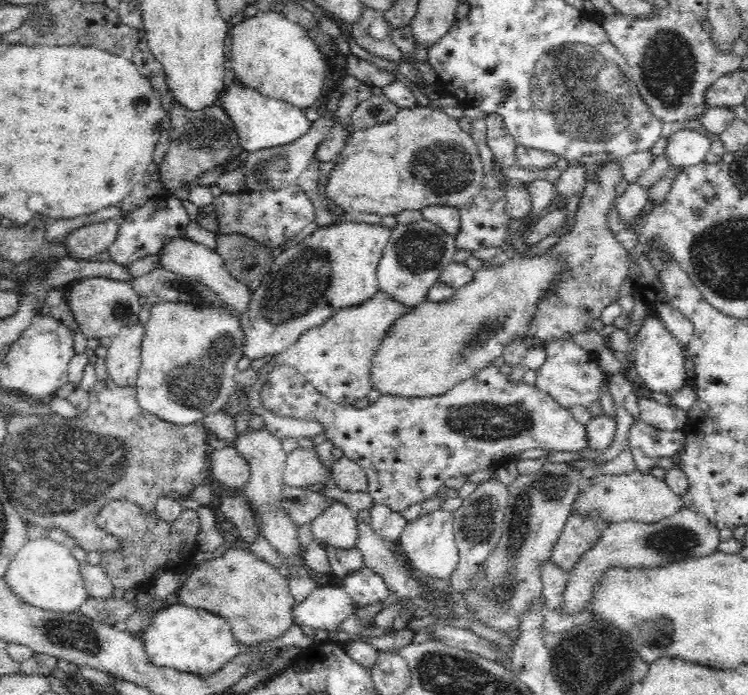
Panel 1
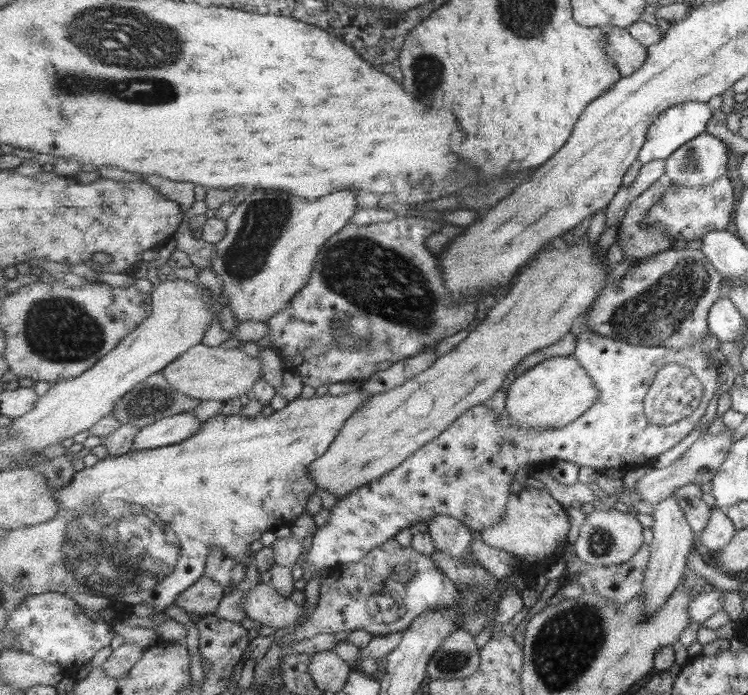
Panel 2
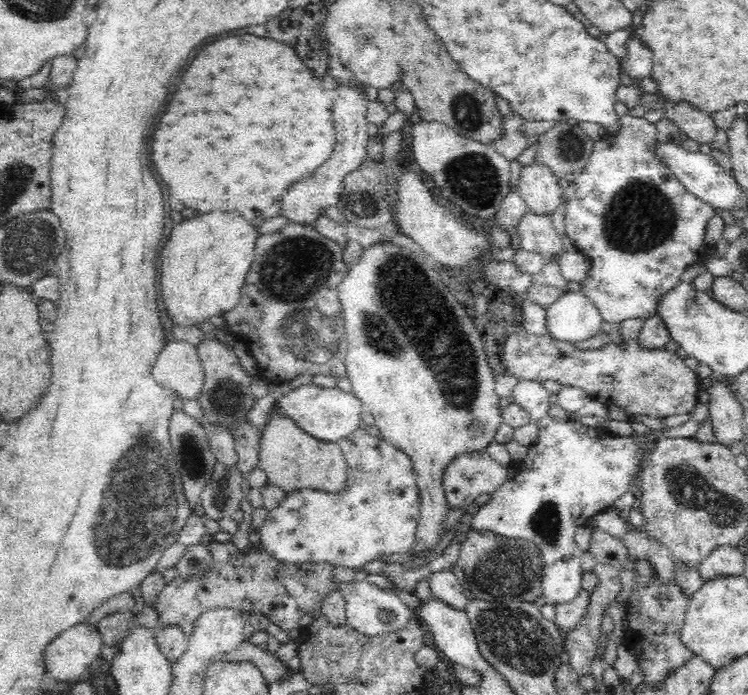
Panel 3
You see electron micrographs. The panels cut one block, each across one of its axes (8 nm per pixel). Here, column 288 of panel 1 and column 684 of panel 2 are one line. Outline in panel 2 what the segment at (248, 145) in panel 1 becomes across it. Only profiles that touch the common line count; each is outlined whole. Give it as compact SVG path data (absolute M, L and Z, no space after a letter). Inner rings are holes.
M684 102L665 110L650 126L638 162L667 160L685 142L705 132L705 124L711 115L704 102Z

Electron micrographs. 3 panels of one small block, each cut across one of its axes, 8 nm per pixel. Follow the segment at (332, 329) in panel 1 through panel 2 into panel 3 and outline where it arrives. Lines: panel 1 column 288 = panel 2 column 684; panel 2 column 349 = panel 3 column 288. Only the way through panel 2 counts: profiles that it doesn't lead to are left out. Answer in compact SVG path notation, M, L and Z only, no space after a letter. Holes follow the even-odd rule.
M364 428L352 431L352 434L338 443L348 461L347 485L339 493L312 489L287 493L287 497L274 510L269 511L258 529L260 545L277 561L294 564L328 562L355 569L377 560L383 554L408 553L412 548L420 516L420 495L410 457L382 437L366 433Z

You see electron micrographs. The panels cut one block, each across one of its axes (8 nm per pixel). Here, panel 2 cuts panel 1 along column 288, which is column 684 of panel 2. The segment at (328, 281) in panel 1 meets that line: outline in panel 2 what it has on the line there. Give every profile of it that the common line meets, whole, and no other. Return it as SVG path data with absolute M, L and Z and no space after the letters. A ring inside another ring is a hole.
M690 247L648 256L631 267L621 280L617 280L617 286L605 290L597 304L592 306L586 326L590 327L593 333L637 346L644 344L678 349L697 341L701 342L705 336L709 336L708 310L717 302L717 298L721 297L720 280L719 272L710 266L705 255Z

